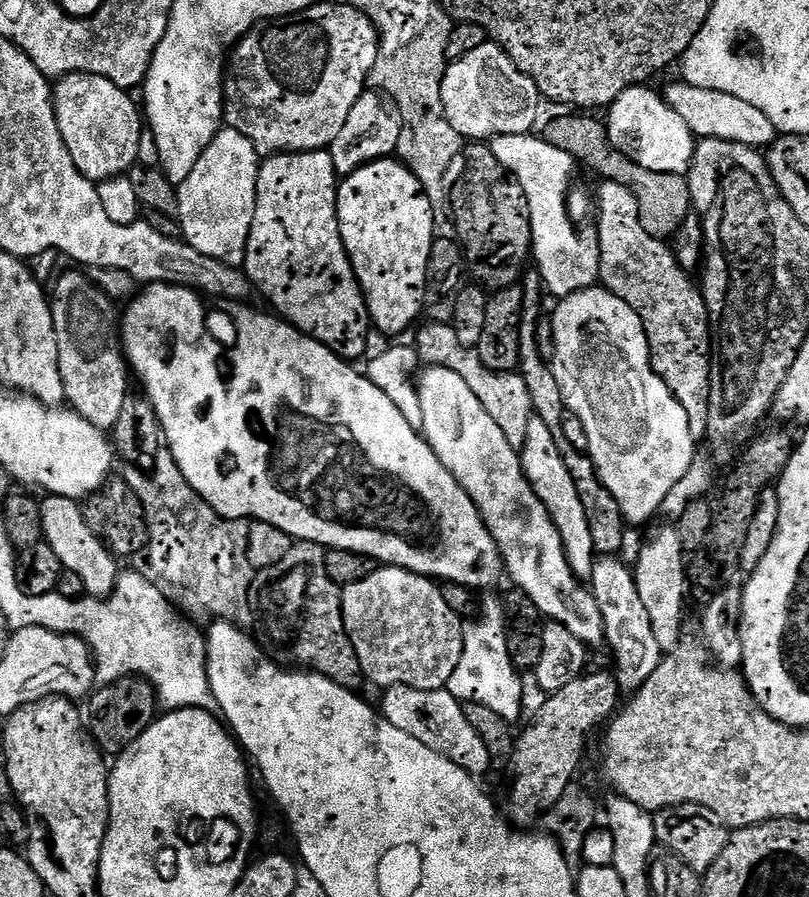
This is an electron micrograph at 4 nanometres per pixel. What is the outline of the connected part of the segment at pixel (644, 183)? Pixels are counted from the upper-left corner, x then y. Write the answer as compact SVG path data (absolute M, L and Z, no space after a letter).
M568 114L572 116L556 116L542 131L542 139L550 142L550 146L558 146L558 150L566 150L575 158L577 165L597 172L604 180L613 180L626 186L638 198L638 218L642 230L654 238L667 241L686 222L693 211L692 195L688 189L688 181L678 174L662 174L658 170L646 170L637 160L631 160L622 150L615 148L608 137L608 130L603 119L595 120L592 114Z

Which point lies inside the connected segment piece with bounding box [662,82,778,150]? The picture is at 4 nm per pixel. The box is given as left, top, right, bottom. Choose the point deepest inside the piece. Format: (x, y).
(710, 114)

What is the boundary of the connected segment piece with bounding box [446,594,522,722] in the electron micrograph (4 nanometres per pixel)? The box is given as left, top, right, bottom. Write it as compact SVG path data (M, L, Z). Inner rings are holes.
M492 594L478 608L478 615L464 624L464 645L462 658L458 658L458 666L454 674L450 674L447 691L456 700L469 704L478 702L482 706L490 706L494 714L504 720L516 722L522 716L522 676L510 658L510 650L506 646L506 624L504 622L504 606Z

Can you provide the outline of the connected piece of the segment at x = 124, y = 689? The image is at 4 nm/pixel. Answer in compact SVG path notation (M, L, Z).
M135 674L121 676L118 682L97 687L88 702L86 728L97 748L105 754L119 754L130 747L158 715L156 687L145 676Z

